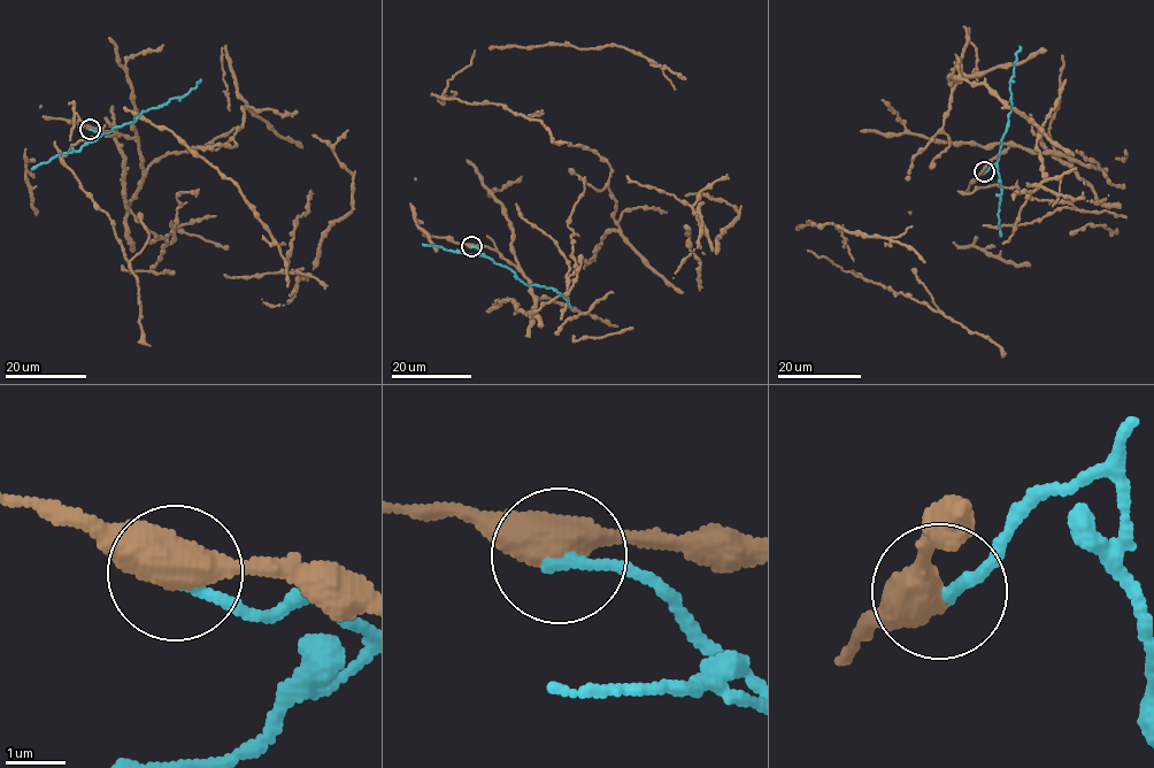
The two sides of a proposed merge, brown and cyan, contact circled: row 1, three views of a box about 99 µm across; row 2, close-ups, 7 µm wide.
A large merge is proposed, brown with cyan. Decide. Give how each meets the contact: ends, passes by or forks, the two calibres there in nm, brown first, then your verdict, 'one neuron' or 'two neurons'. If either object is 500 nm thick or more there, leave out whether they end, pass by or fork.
calibres 500 and 200 nm; two neurons

